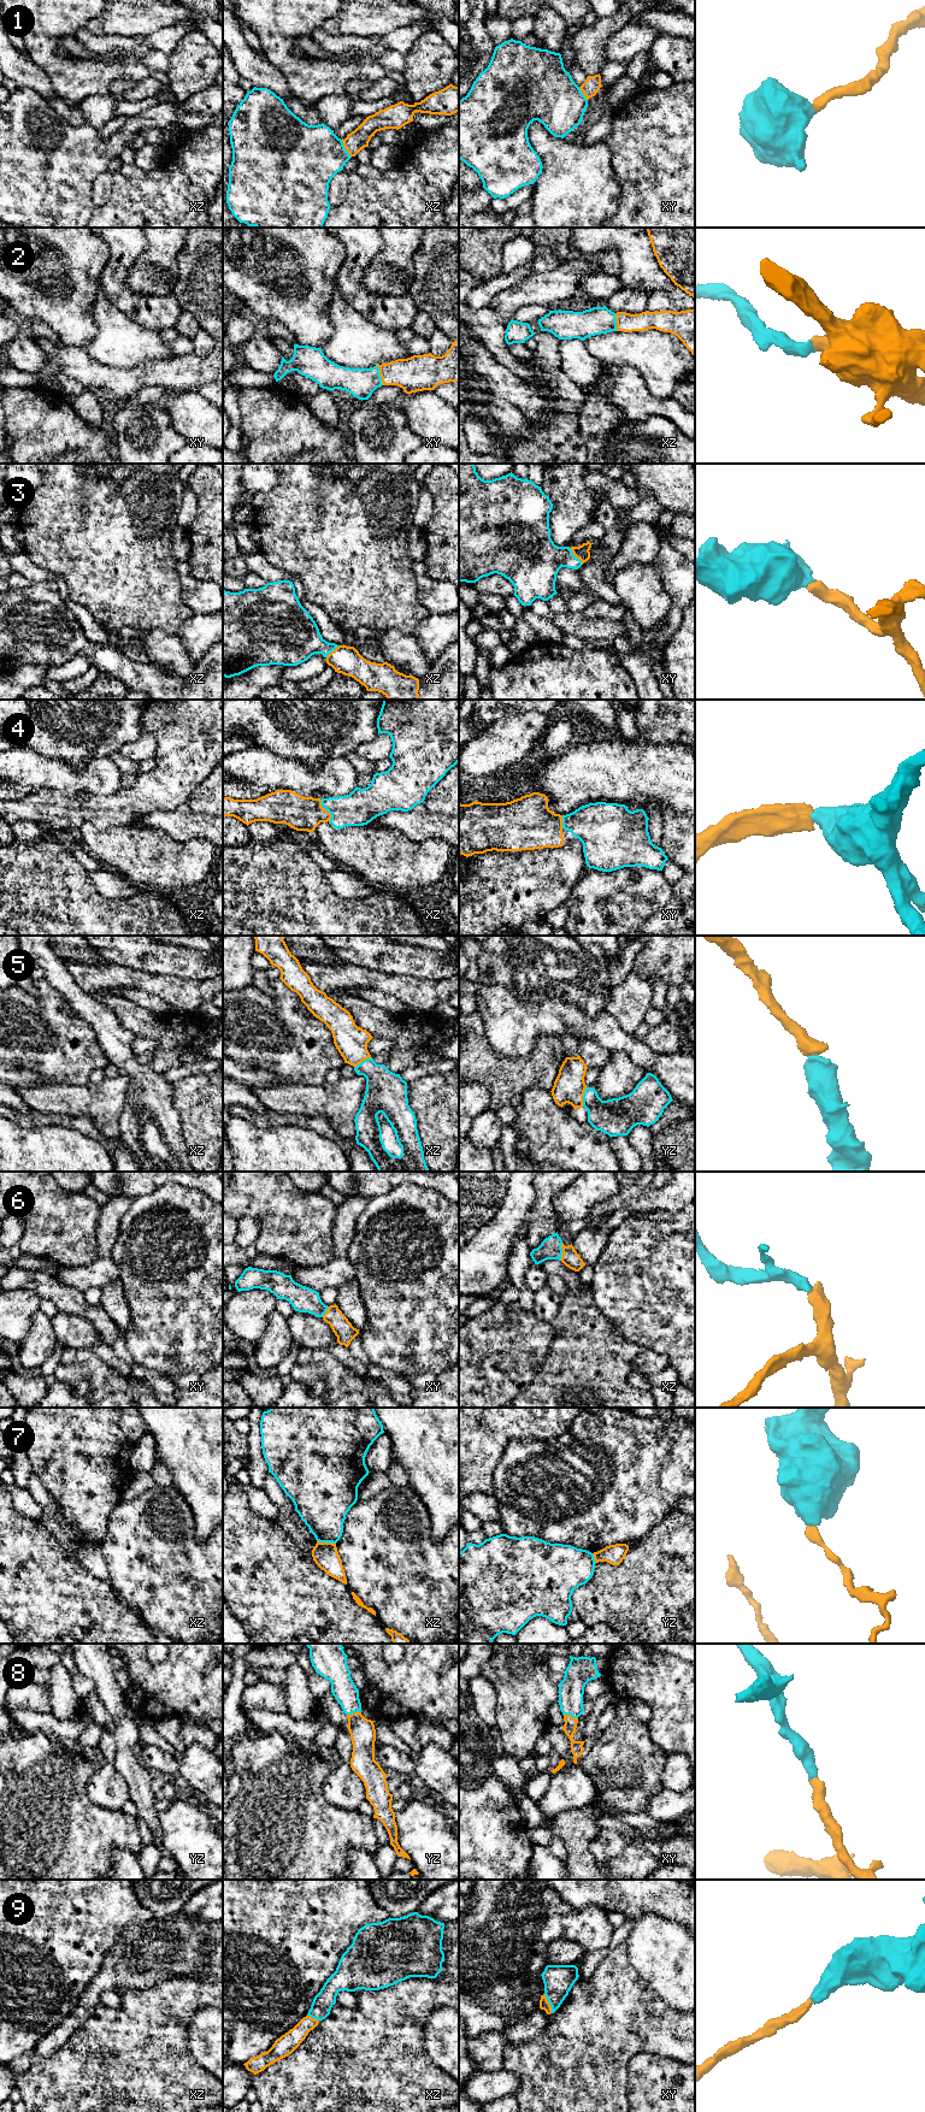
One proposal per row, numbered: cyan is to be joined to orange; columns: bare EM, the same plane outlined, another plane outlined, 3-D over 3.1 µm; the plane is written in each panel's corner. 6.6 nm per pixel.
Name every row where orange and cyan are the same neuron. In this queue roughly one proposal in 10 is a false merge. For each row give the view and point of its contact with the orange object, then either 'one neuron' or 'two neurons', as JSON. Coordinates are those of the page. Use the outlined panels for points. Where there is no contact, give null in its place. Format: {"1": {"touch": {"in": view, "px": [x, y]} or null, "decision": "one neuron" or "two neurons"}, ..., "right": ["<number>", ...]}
{"1": {"touch": {"in": "xz", "px": [345, 148]}, "decision": "one neuron"}, "2": {"touch": {"in": "xy", "px": [381, 376]}, "decision": "one neuron"}, "3": {"touch": {"in": "xy", "px": [576, 556]}, "decision": "one neuron"}, "4": {"touch": {"in": "xz", "px": [327, 810]}, "decision": "one neuron"}, "5": {"touch": {"in": "yz", "px": [582, 1097]}, "decision": "one neuron"}, "6": {"touch": {"in": "xz", "px": [563, 1251]}, "decision": "one neuron"}, "7": {"touch": {"in": "xz", "px": [327, 1543]}, "decision": "two neurons"}, "8": {"touch": {"in": "yz", "px": [354, 1712]}, "decision": "one neuron"}, "9": {"touch": {"in": "xy", "px": [549, 2004]}, "decision": "one neuron"}, "right": ["1", "2", "3", "4", "5", "6", "8", "9"]}

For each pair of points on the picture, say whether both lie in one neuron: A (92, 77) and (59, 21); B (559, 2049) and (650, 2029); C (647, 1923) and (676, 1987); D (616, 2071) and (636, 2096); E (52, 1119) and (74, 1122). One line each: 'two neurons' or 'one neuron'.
A: one neuron
B: one neuron
C: one neuron
D: two neurons
E: one neuron

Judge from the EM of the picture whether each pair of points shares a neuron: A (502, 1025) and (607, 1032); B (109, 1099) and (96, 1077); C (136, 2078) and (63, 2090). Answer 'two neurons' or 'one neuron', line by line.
A: one neuron
B: two neurons
C: one neuron

